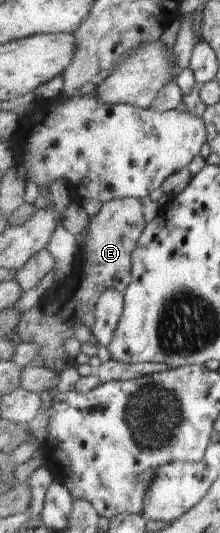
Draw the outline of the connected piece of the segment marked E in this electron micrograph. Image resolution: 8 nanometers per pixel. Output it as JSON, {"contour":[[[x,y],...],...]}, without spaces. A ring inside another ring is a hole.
{"contour":[[[138,198],[110,200],[104,204],[102,211],[96,217],[91,218],[91,224],[84,233],[86,234],[85,246],[76,258],[71,277],[66,282],[62,282],[58,292],[49,292],[42,297],[38,305],[23,315],[17,327],[16,338],[19,342],[39,343],[43,364],[52,366],[53,361],[62,359],[66,355],[66,339],[76,337],[77,325],[80,322],[93,329],[93,325],[97,322],[97,303],[108,288],[116,288],[123,294],[127,292],[133,280],[133,255],[138,249],[138,242],[141,241],[147,225],[145,201]]]}

